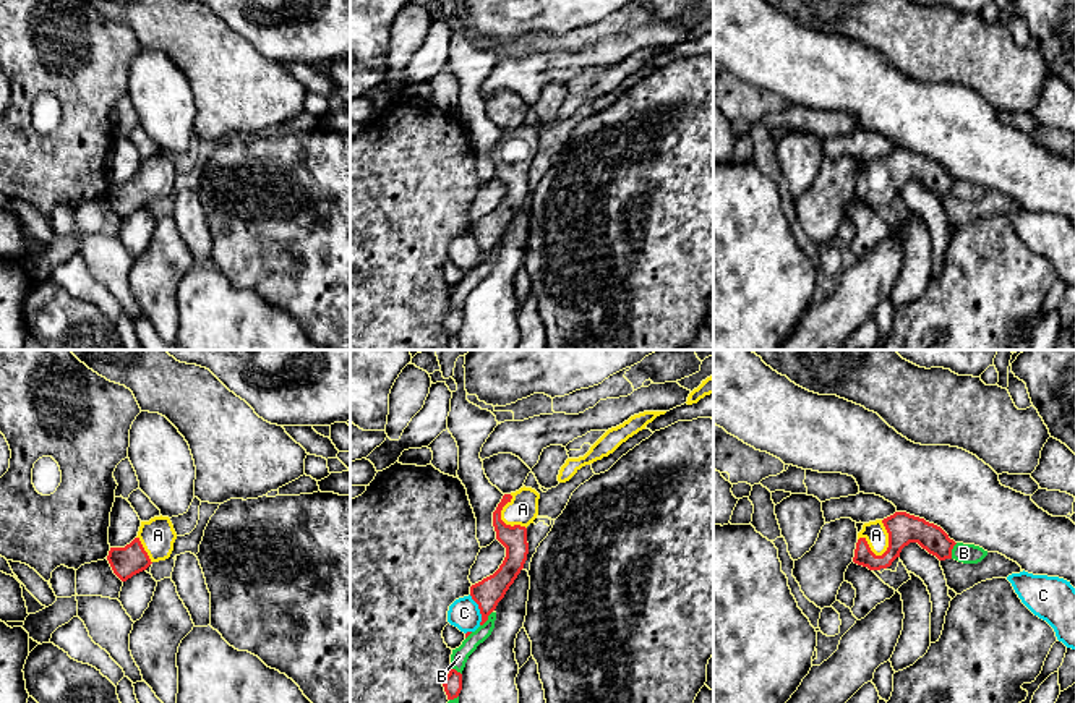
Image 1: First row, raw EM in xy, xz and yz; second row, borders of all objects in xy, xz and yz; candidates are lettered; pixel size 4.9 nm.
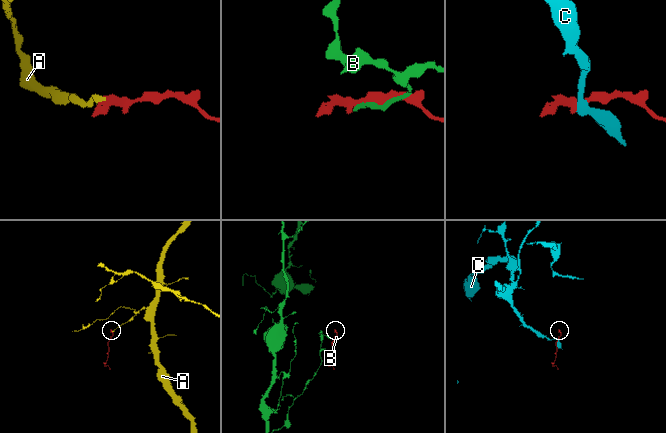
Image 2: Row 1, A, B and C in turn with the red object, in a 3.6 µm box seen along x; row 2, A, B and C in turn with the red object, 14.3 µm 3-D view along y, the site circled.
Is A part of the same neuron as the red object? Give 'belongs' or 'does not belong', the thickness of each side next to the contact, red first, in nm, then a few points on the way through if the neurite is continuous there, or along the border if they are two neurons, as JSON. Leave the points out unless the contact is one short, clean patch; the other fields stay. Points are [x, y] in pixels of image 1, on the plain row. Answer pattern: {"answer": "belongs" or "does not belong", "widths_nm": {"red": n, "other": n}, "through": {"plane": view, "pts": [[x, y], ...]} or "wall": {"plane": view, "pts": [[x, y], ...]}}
{"answer": "belongs", "widths_nm": {"red": 160, "other": 120}, "through": {"plane": "yz", "pts": [[903, 166], [889, 177], [881, 177], [876, 172]]}}

